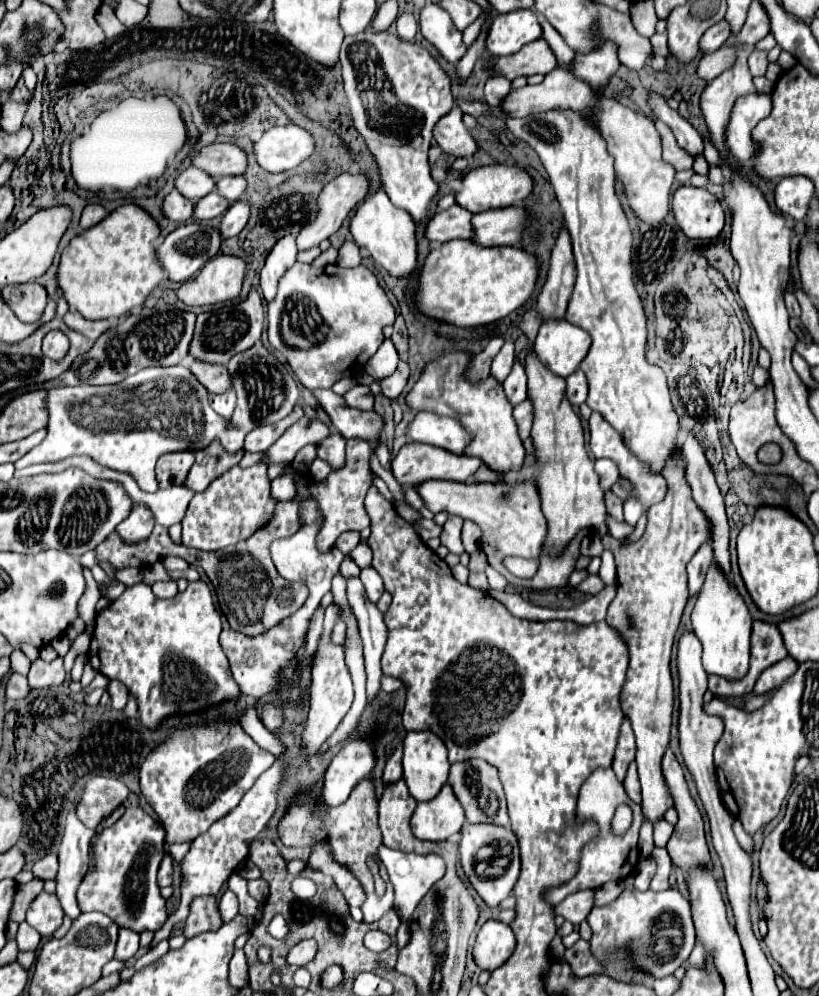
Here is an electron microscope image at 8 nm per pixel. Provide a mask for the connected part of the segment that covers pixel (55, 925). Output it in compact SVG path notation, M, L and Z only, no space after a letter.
M41 891L27 911L27 923L43 937L51 937L63 923L63 909L53 893Z

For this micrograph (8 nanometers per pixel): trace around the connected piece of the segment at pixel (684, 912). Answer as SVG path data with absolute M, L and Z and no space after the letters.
M633 875L625 879L623 891L613 903L591 909L587 917L593 931L589 939L591 953L601 967L607 967L615 961L615 953L621 947L629 947L639 971L647 973L651 979L663 979L683 967L695 947L695 927L689 901L677 889L667 889L663 893L637 891L633 879Z

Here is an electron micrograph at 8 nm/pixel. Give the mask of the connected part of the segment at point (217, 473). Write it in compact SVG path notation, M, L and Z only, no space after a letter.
M215 441L205 451L195 453L195 465L191 467L187 481L183 485L187 485L187 489L191 489L193 493L201 493L203 489L207 489L207 485L211 485L211 481L215 481L215 477L221 477L221 473L239 465L241 459L243 459L241 451L227 453Z

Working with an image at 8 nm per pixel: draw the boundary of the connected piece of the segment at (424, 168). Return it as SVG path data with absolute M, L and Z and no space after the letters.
M365 29L359 35L351 35L343 39L341 65L343 65L345 93L349 99L355 129L367 141L369 151L375 155L379 163L385 193L389 195L391 203L407 211L415 223L423 221L429 215L429 205L439 191L437 183L429 175L429 163L427 163L427 151L433 137L433 127L455 105L449 77L435 63L429 51L423 49L421 45L401 41L397 35L391 35L387 31L375 33L373 29Z

